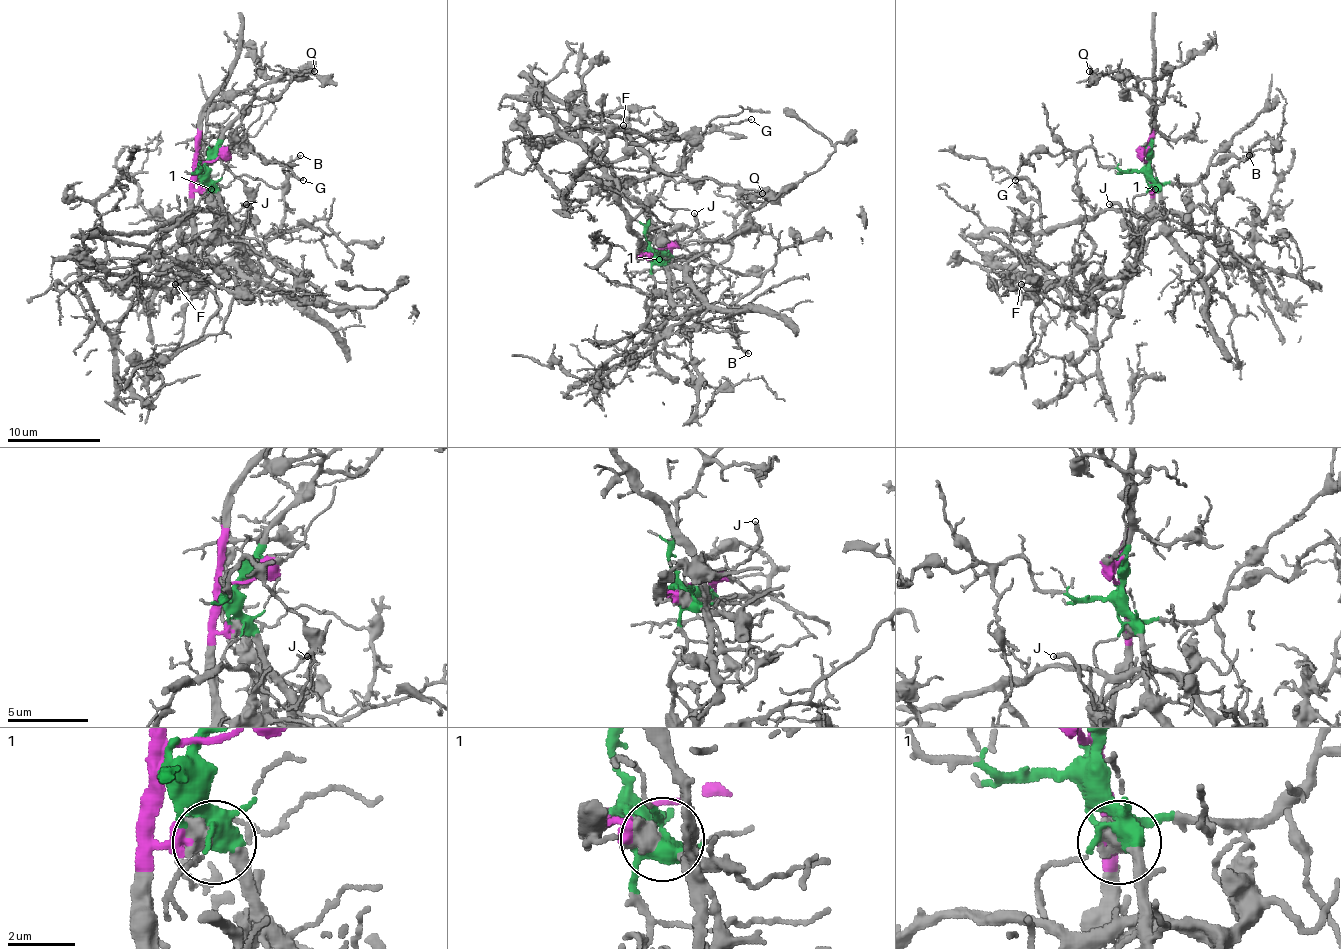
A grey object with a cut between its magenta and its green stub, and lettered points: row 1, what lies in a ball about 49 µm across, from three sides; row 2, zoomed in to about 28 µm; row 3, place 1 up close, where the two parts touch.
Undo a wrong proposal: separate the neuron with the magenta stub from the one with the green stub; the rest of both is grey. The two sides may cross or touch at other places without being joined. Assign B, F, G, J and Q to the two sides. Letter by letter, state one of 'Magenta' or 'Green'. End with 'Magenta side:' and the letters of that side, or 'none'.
B: Green
F: Magenta
G: Green
J: Magenta
Q: Green
Magenta side: F, J

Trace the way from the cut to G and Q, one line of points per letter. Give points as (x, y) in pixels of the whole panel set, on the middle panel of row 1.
G: (647, 252), (649, 201), (686, 161), (696, 143), (714, 129), (751, 120)
Q: (647, 252), (696, 257), (710, 240), (723, 240), (733, 231), (740, 201), (763, 194)

